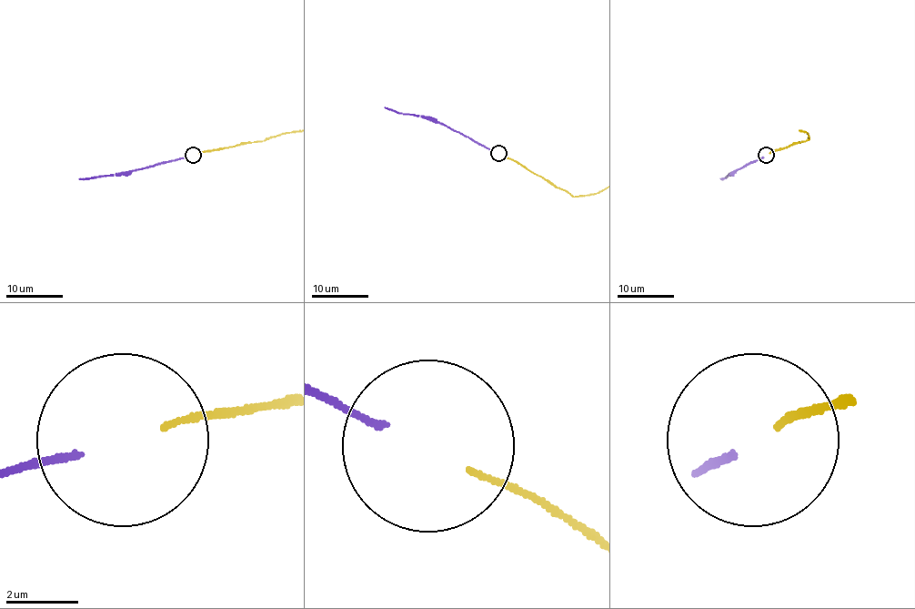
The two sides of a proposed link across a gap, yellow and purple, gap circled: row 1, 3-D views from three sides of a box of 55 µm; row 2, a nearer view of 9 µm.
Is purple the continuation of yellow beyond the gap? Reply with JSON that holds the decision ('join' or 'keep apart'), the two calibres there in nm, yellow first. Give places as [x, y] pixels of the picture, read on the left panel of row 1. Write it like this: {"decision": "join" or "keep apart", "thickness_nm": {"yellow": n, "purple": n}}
{"decision": "join", "thickness_nm": {"yellow": 150, "purple": 180}}

